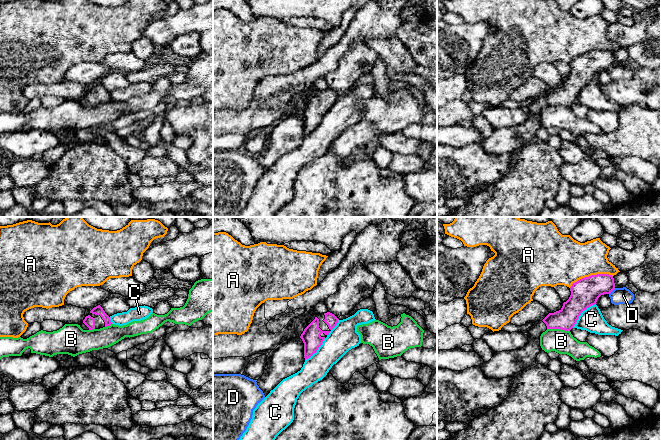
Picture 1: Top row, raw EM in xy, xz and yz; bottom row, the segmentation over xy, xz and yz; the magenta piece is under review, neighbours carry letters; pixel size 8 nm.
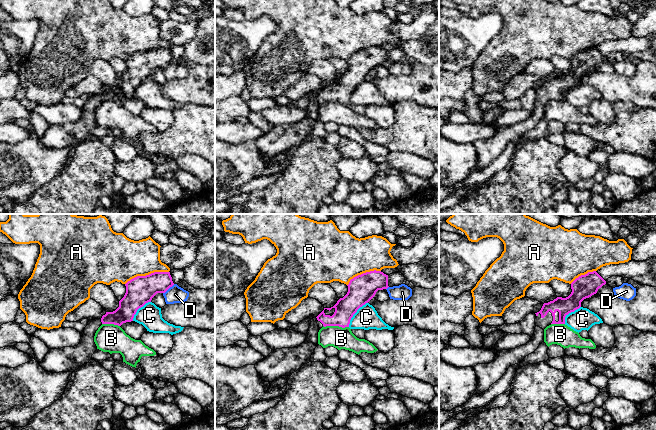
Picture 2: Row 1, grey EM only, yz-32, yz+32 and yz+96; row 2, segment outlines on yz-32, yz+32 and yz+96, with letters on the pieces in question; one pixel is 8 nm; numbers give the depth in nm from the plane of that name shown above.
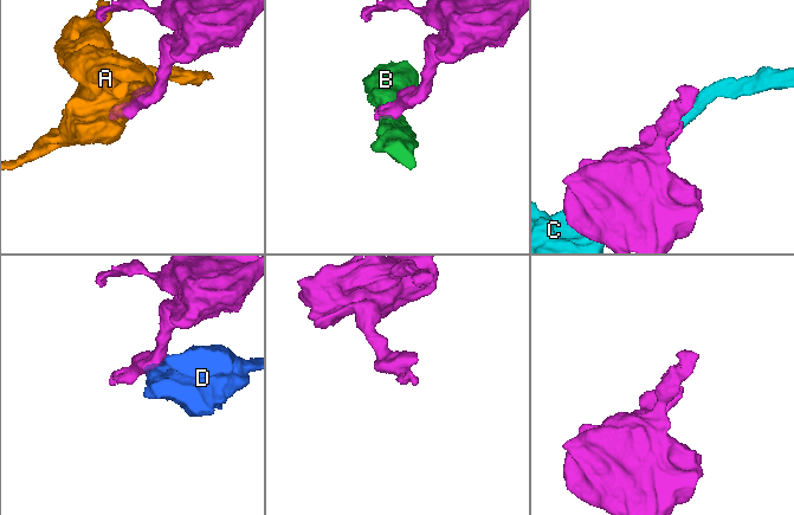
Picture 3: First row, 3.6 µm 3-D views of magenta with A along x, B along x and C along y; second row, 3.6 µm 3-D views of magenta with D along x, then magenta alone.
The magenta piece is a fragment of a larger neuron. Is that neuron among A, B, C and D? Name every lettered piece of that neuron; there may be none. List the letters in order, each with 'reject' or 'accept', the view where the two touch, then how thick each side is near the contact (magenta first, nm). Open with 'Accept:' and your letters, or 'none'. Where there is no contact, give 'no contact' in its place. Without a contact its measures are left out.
Accept: none
A: reject; meets magenta in yz; 220 nm thick on the magenta side, 380 nm on the other
B: reject; meets magenta in yz; 170 nm thick on the magenta side, 190 nm on the other
C: reject; meets magenta in yz; 220 nm thick on the magenta side, 190 nm on the other
D: reject; meets magenta in yz; 220 nm thick on the magenta side, 130 nm on the other

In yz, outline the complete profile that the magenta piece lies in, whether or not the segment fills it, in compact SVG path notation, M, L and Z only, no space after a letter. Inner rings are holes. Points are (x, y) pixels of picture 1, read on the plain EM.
M609 50L591 51L573 59L571 71L562 84L533 99L527 120L519 126L495 128L488 138L480 141L483 150L490 155L516 153L535 141L542 126L540 112L543 108L547 105L570 107L584 86L595 81L601 71L610 70L614 65L614 54Z

